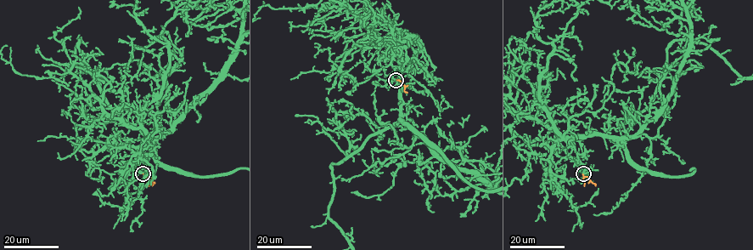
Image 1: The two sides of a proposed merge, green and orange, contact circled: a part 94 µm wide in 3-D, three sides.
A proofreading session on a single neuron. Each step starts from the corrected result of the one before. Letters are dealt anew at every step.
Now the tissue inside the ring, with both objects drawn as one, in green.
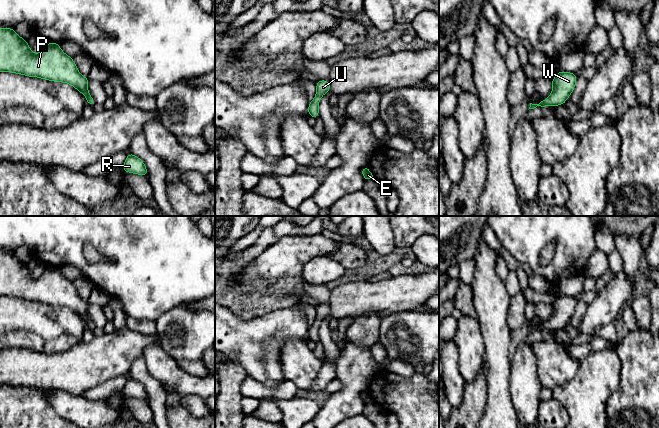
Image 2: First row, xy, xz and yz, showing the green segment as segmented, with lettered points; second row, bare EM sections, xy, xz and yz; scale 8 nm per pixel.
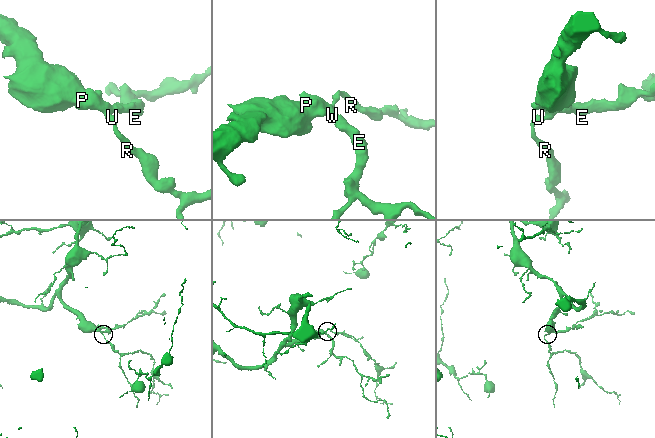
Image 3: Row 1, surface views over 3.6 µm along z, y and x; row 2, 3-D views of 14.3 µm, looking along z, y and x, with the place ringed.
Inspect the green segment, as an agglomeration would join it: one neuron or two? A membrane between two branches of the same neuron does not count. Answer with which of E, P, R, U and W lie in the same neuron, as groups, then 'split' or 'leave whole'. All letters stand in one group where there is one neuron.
E P R U W; leave whole

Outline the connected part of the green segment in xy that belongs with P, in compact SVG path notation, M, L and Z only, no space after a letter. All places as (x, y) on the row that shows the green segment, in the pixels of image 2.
M0 28L0 72L11 72L48 81L68 83L85 96L87 104L92 107L96 104L88 91L89 77L80 74L73 57L65 54L59 43L48 42L40 53L34 54L27 40L21 38L14 28Z

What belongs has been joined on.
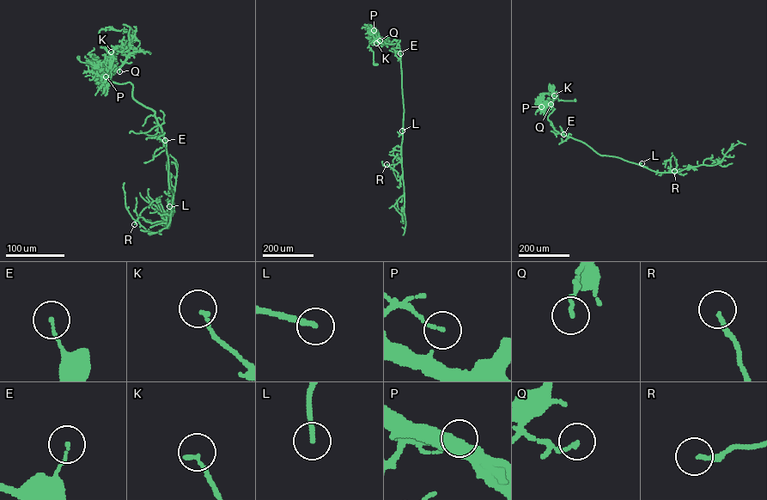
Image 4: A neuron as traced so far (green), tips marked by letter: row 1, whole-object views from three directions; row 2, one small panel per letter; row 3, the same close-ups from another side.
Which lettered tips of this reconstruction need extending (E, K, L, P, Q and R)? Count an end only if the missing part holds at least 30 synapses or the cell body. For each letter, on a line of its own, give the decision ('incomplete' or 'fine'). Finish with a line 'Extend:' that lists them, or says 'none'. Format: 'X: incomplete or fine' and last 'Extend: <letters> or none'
E: fine
K: fine
L: incomplete
P: fine
Q: fine
R: fine
Extend: L

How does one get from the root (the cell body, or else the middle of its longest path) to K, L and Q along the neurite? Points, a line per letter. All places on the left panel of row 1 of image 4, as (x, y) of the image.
K: (108, 63), (97, 63), (93, 56), (100, 68), (112, 75), (115, 70), (112, 63), (116, 58), (111, 51)
L: (108, 63), (93, 56), (111, 81), (130, 82), (132, 97), (155, 112), (166, 140), (169, 206)
Q: (108, 63), (97, 63), (93, 56), (100, 68), (108, 75), (117, 69), (119, 71)

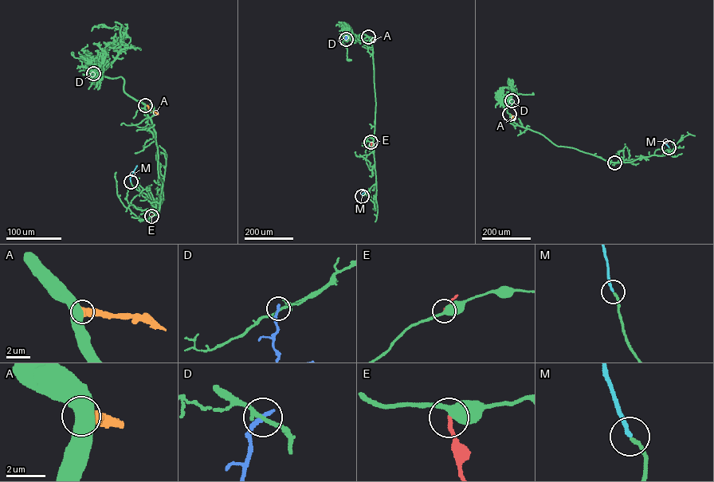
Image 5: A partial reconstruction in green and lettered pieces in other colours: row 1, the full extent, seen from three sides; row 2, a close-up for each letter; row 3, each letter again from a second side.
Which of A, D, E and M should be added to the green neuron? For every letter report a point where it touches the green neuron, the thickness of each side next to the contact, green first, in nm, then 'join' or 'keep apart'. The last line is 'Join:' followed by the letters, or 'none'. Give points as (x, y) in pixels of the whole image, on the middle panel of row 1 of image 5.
A: (368, 37) | 750/500 nm | keep apart
D: (346, 39) | 190/240 nm | keep apart
E: (370, 142) | 480/190 nm | keep apart
M: (362, 196) | 180/200 nm | join
Join: M

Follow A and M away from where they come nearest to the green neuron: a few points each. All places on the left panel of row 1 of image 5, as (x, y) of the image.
A: (145, 105), (158, 114)
M: (131, 182), (131, 176), (137, 166)

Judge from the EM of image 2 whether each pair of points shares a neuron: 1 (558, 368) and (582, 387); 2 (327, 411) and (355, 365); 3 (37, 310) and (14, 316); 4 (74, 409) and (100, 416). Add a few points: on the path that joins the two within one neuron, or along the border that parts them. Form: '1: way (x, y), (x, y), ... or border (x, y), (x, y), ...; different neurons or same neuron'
1: border (580, 361), (578, 371), (552, 390); different neurons
2: way (339, 400), (352, 387), (355, 377); same neuron
3: way (31, 315), (20, 315); same neuron
4: way (80, 411), (94, 414); same neuron

